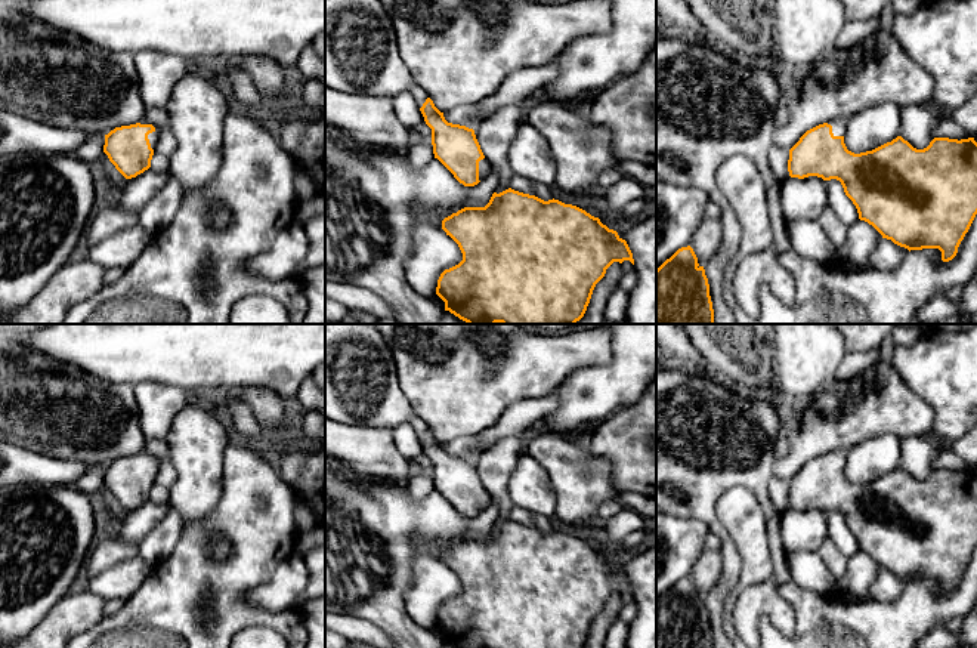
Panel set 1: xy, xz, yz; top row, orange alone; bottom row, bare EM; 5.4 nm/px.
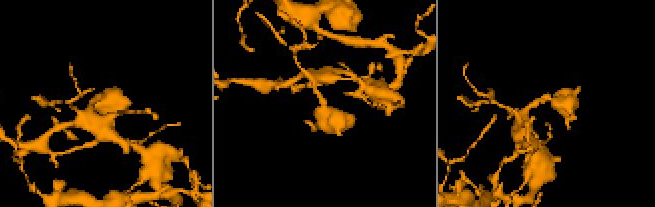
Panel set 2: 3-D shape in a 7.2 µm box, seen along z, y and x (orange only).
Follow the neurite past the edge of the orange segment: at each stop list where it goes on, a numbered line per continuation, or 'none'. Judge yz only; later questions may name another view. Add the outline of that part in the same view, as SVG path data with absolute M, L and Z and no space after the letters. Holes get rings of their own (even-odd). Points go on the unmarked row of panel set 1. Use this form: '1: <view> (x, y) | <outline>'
1: yz (838, 456) | M835 450L835 451L829 451L828 456L832 457L834 468L844 468L845 466L847 451L844 451L844 450Z

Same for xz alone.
1: xz (484, 496) | M483 490L479 493L479 512L483 512L491 503L489 491Z

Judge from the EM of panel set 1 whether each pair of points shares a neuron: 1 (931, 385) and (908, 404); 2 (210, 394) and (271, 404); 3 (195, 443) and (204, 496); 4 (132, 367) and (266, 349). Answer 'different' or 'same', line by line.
1: different
2: same
3: same
4: same

